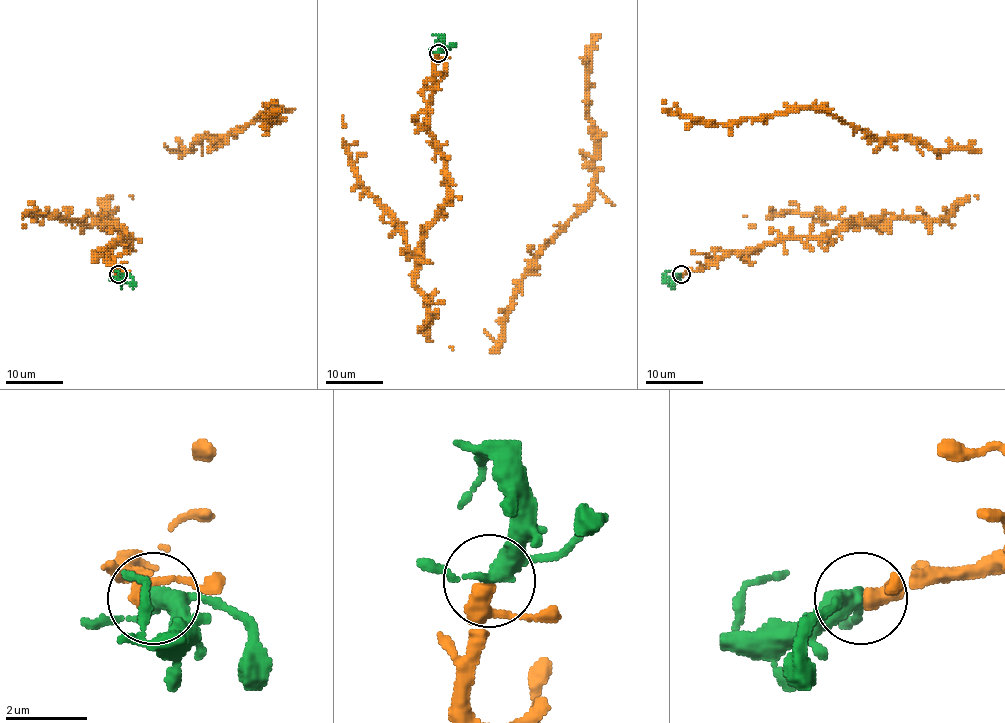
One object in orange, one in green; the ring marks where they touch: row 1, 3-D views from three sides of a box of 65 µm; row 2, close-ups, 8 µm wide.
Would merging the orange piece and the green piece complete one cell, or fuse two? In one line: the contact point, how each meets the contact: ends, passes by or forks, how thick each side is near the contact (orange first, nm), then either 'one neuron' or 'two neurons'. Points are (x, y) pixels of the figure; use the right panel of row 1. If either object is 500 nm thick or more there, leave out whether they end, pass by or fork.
at (681, 274); orange passes by; green forks there; 320 nm thick on the orange side, 280 nm on the other; one neuron

